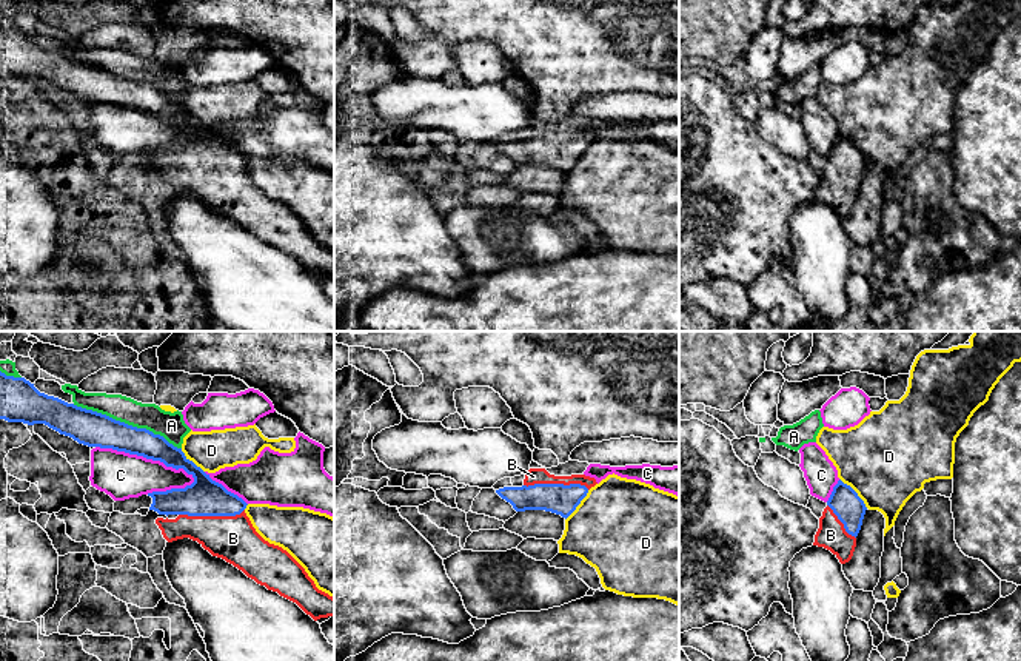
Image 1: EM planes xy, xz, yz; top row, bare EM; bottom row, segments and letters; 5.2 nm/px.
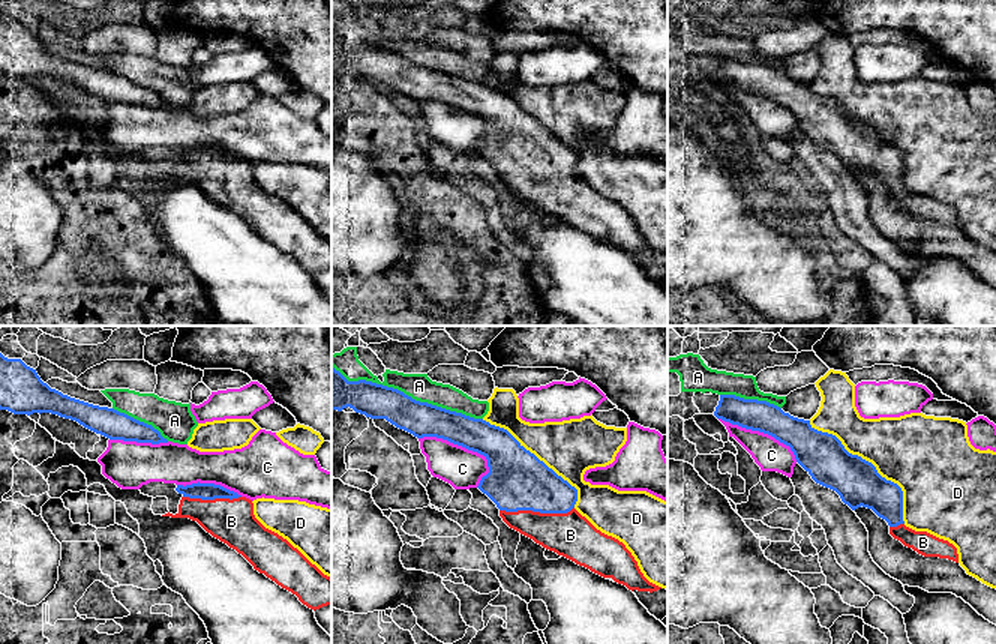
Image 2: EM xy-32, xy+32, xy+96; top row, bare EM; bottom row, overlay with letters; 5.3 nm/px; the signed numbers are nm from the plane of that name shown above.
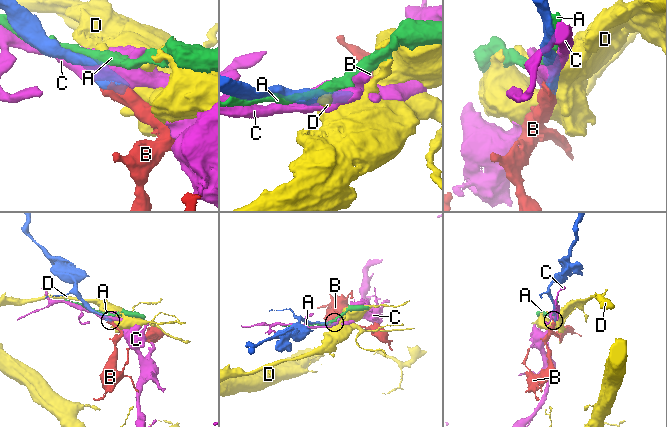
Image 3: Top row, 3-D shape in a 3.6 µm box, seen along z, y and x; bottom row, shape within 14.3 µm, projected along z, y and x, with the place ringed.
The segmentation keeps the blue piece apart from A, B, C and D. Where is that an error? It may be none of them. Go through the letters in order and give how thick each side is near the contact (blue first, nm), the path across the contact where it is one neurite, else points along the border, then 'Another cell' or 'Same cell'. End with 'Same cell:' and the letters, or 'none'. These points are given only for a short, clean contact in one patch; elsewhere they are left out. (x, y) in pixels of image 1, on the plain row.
A: Thickness 180 nm (blue) against 140 nm. Another cell
B: Thickness 190 nm (blue) against 240 nm. Path across: xy (205, 151), (205, 164), (211, 170), (233, 193). Same cell
C: Thickness 160 nm (blue) against 240 nm. Another cell
D: Thickness 160 nm (blue) against 460 nm. Another cell
Same cell: B

